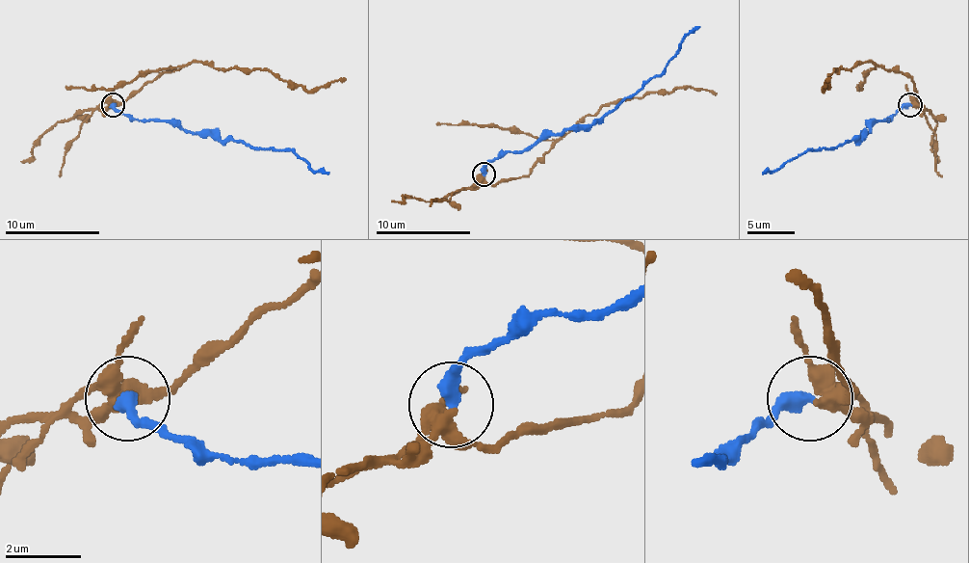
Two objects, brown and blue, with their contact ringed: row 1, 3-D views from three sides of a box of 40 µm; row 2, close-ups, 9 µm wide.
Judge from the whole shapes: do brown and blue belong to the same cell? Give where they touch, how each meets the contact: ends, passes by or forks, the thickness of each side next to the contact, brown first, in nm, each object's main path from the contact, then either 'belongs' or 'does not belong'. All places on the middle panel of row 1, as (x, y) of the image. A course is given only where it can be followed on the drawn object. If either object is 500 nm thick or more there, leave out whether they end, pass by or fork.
place (484, 174); brown forks; blue ends; calibres 320 and 400 nm; course brown (484, 174), (489, 184), (524, 177), (581, 120), (600, 109), (680, 88), (711, 90), (716, 94); course blue (484, 174), (484, 168), (508, 151), (532, 148), (550, 135), (597, 122), (662, 73), (699, 26); does not belong

